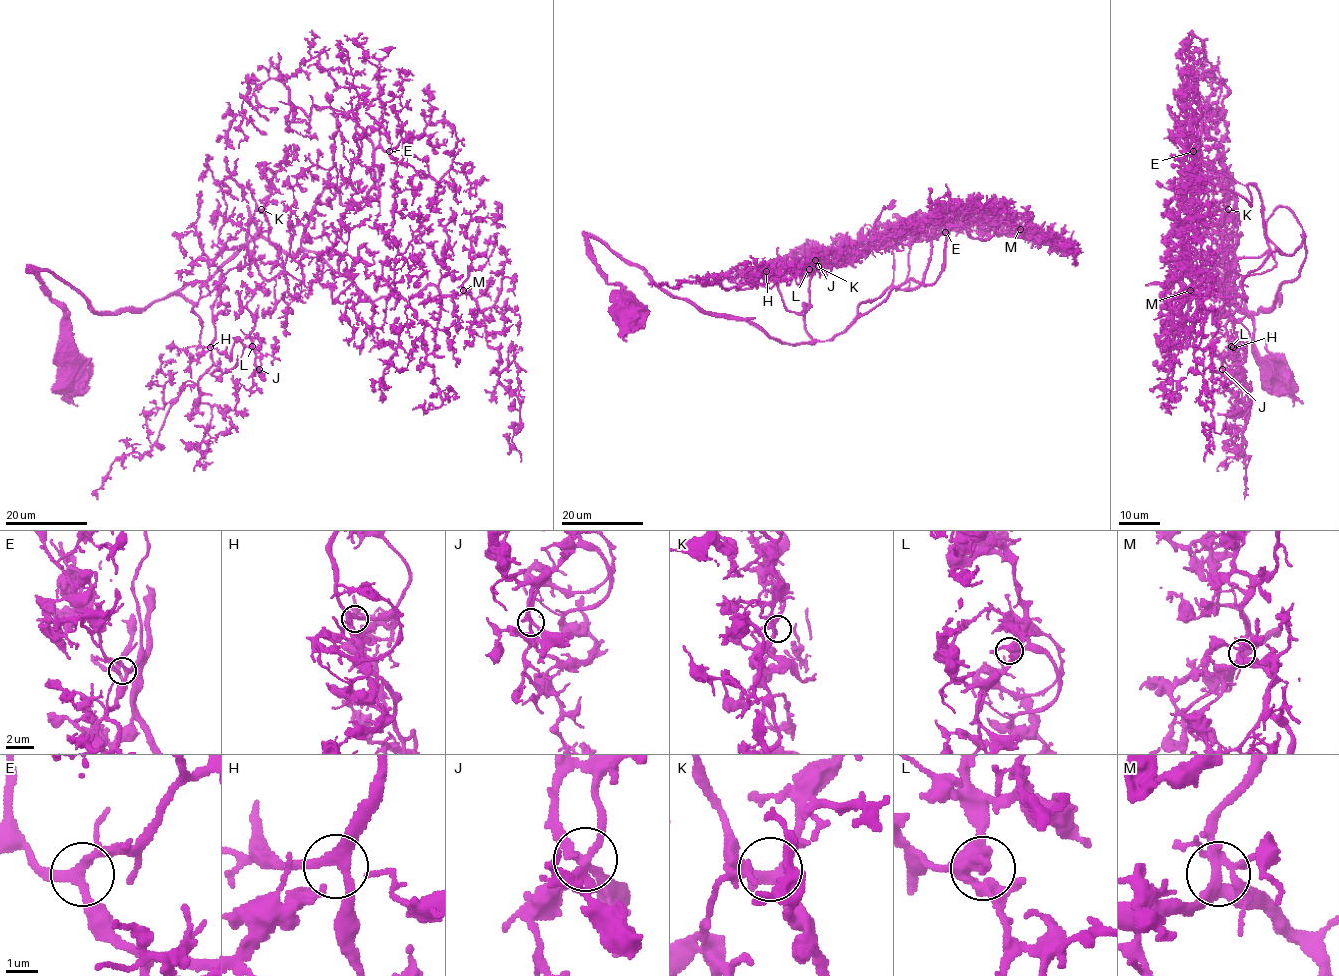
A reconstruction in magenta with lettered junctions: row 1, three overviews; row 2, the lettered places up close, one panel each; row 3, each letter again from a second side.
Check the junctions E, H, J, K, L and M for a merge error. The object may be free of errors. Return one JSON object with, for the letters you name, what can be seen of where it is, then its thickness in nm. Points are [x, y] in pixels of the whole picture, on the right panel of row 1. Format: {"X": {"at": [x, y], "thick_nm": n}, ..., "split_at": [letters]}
{"split_at": []}

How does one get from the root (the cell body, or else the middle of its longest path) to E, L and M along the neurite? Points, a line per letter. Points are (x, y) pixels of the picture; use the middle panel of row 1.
E: (630, 316), (588, 235), (674, 297), (803, 344), (839, 335), (891, 286), (917, 288), (930, 235), (945, 232)
L: (630, 316), (588, 235), (788, 344), (813, 342), (807, 305), (789, 311), (768, 268), (809, 269)
M: (630, 316), (588, 235), (674, 297), (803, 344), (911, 280), (932, 284), (950, 228), (1020, 229)

